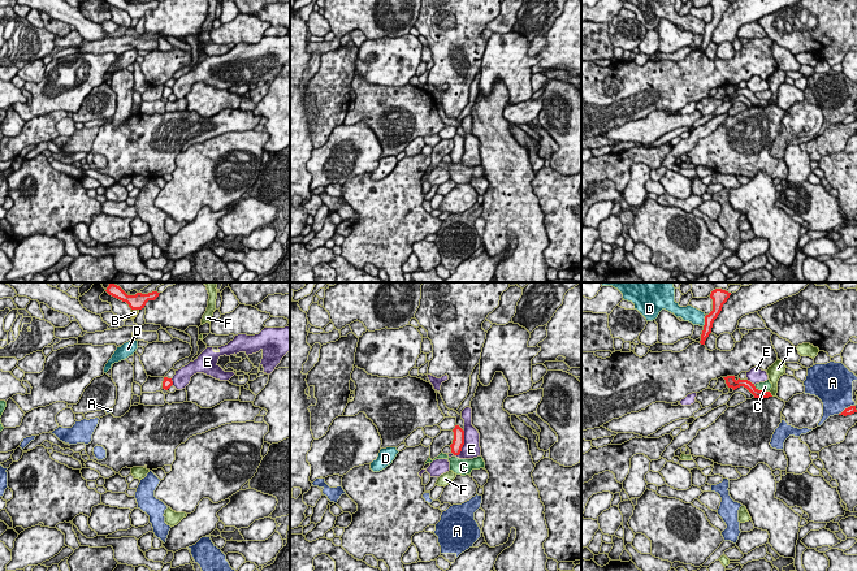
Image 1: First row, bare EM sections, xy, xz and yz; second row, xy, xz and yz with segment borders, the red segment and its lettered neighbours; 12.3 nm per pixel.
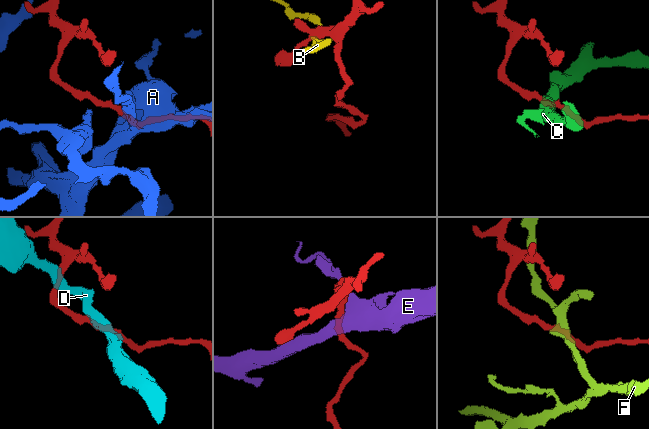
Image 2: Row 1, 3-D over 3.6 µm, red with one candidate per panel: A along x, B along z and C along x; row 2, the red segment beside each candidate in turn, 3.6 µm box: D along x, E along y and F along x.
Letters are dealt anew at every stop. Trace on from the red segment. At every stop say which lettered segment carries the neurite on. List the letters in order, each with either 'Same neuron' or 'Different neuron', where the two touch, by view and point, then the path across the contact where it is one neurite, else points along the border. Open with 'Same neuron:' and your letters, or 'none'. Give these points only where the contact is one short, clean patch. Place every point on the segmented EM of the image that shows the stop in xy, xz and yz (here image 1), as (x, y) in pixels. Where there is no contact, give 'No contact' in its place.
Same neuron: none
A: Different neuron. Touches red at yz (845, 409)
B: Different neuron. Touches red at xy (135, 308). Boundary: xy (131, 308), (138, 310)
C: Different neuron. Touches red at yz (761, 390). Boundary: yz (753, 385), (769, 392)
D: Different neuron. Touches red at yz (705, 320). Boundary: yz (706, 315), (702, 325)
E: Different neuron. Touches red at xz (463, 444)
F: Different neuron. Touches red at yz (770, 394). Boundary: yz (769, 392), (773, 396)

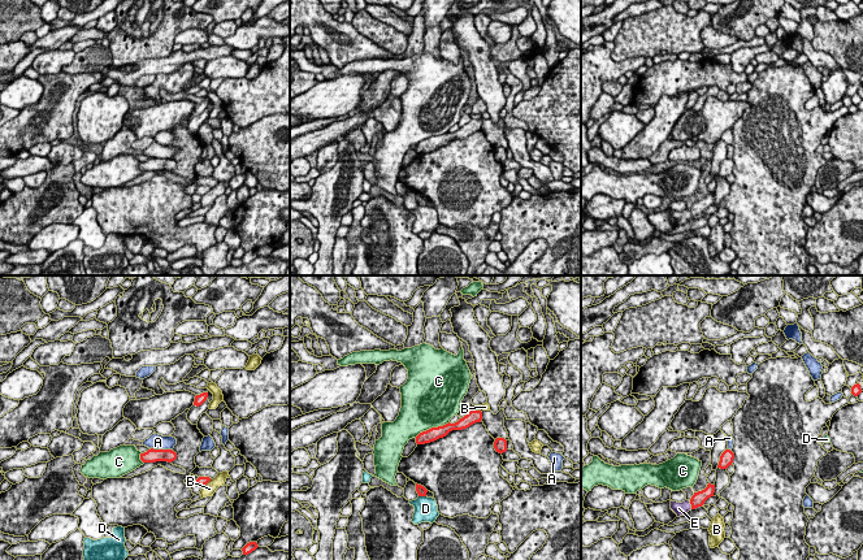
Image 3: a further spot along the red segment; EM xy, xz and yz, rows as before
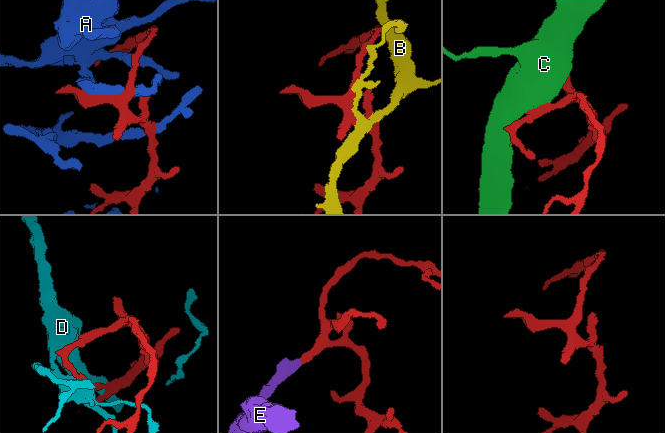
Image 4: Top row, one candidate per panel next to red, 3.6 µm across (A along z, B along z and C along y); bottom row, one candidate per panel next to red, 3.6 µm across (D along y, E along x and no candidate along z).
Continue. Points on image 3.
Same neuron: E
A: Different neuron. Touches red at xy (161, 450)
B: Different neuron. Touches red at xy (206, 483)
C: Different neuron. Touches red at xz (432, 428). Boundary: xz (449, 421), (423, 430), (415, 437)
D: Different neuron. Touches red at xz (423, 495)
E: Same neuron. Touches red at yz (692, 506). Path across: yz (698, 499), (692, 506), (679, 508)

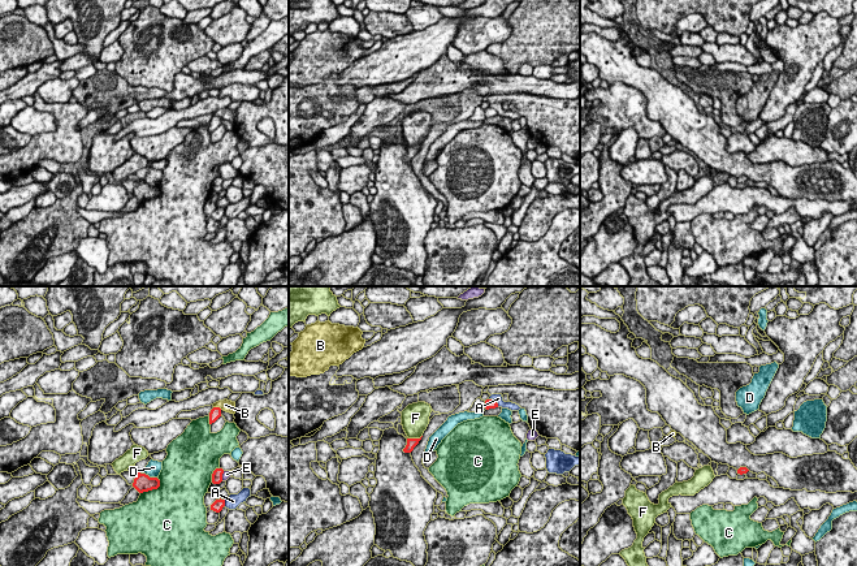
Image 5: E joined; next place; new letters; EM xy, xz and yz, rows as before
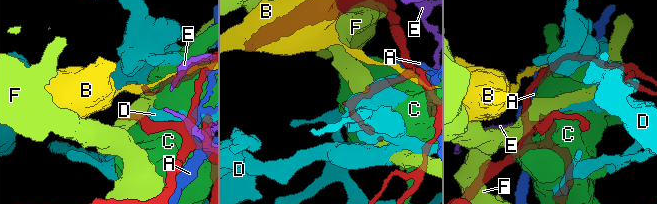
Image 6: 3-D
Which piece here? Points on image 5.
Same neuron: none
A: Different neuron. Touches red at xz (494, 401)
B: Different neuron. Touches red at xy (217, 407). Boundary: xy (213, 406), (221, 409)
C: Different neuron. Touches red at xy (152, 488)
D: Different neuron. Touches red at xy (148, 476)
E: Different neuron. Touches red at xy (221, 476). Boundary: xy (224, 471), (221, 480)
F: Different neuron. Touches red at xz (415, 439)

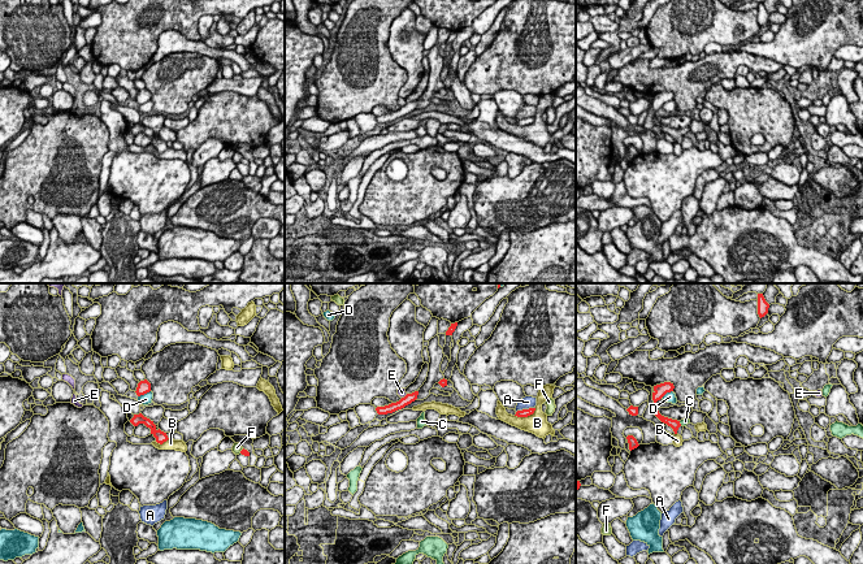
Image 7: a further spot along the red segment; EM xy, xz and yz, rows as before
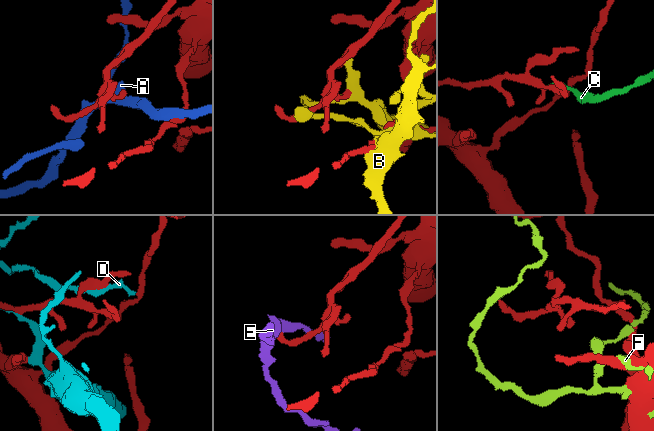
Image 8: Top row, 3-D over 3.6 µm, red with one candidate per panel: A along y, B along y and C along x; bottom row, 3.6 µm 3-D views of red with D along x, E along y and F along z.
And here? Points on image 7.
Same neuron: C
A: Different neuron. Touches red at xz (525, 410). Boundary: xz (534, 407), (516, 412)
B: Different neuron. Touches red at xz (525, 416)
C: Same neuron. Touches red at yz (680, 424). Path across: yz (673, 424), (680, 424), (685, 421)
D: Different neuron. Touches red at xy (143, 394)
E: Different neuron. Touches red at xz (406, 395)
F: Different neuron. Touches red at xy (241, 451). Boundary: xy (243, 448), (239, 452)

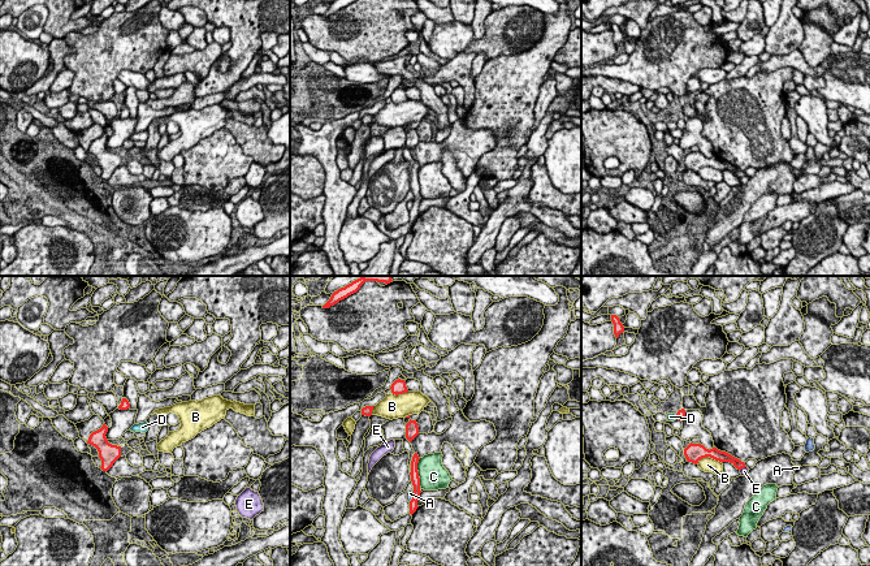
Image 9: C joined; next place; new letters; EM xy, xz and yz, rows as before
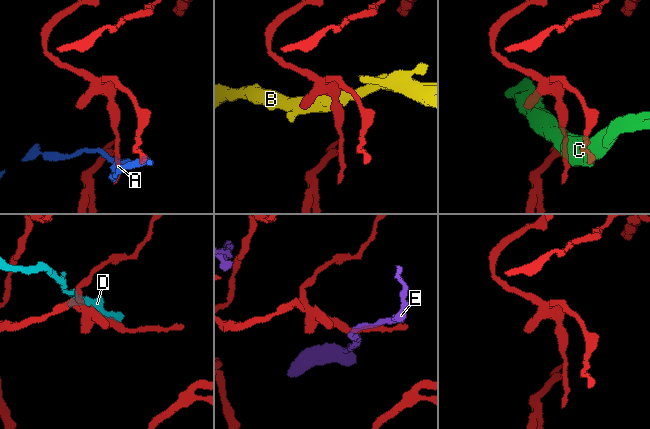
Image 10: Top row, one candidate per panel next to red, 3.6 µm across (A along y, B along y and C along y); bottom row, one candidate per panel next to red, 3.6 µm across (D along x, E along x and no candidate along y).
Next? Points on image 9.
Same neuron: none
A: Different neuron. Touches red at xz (412, 497)
B: Different neuron. Touches red at yz (709, 456)
C: Different neuron. Touches red at xz (418, 472)
D: Different neuron. Touches red at yz (678, 417)
E: Different neuron. Touches red at yz (743, 467). Boundary: yz (745, 466), (740, 470)

